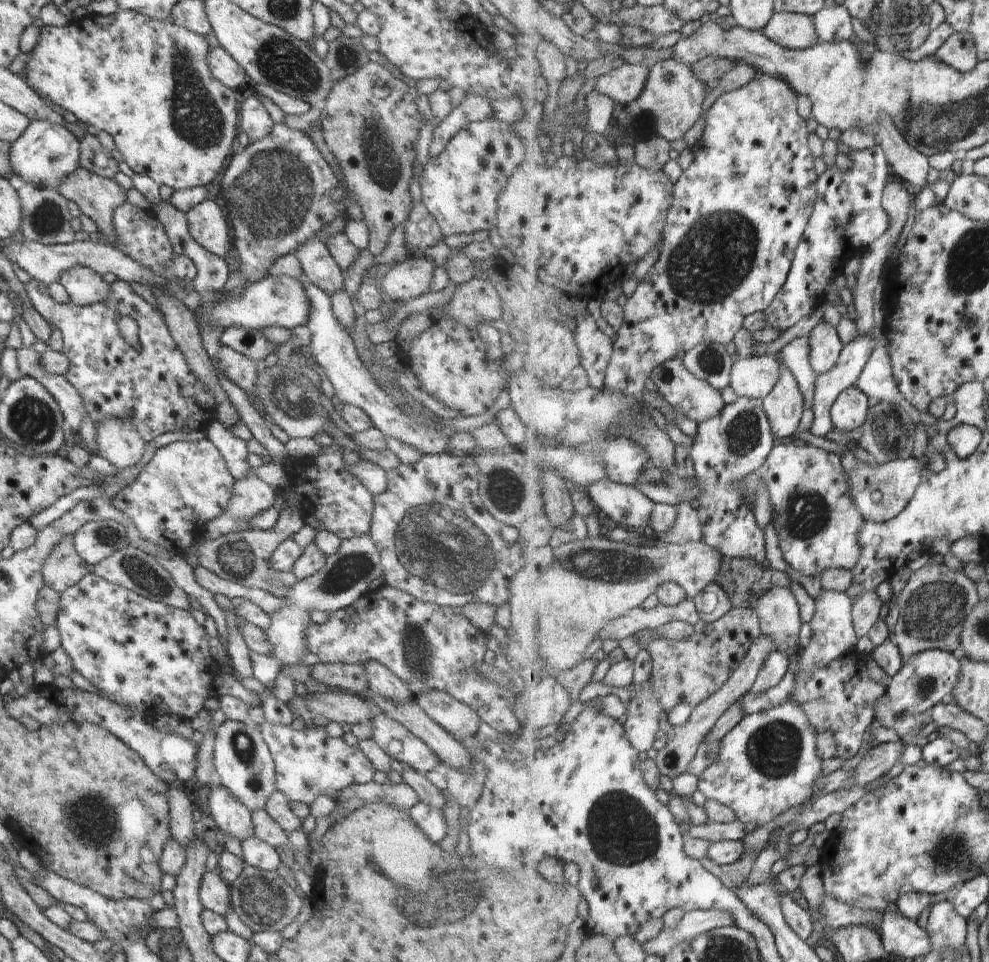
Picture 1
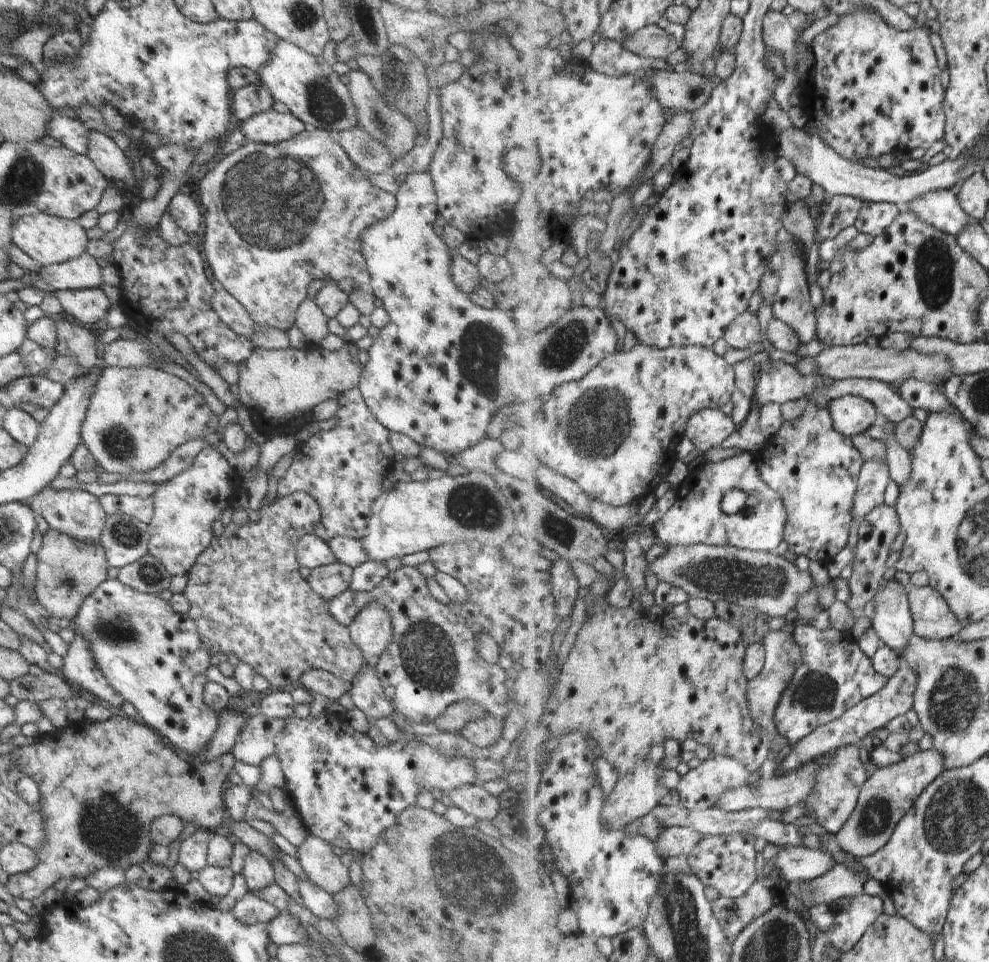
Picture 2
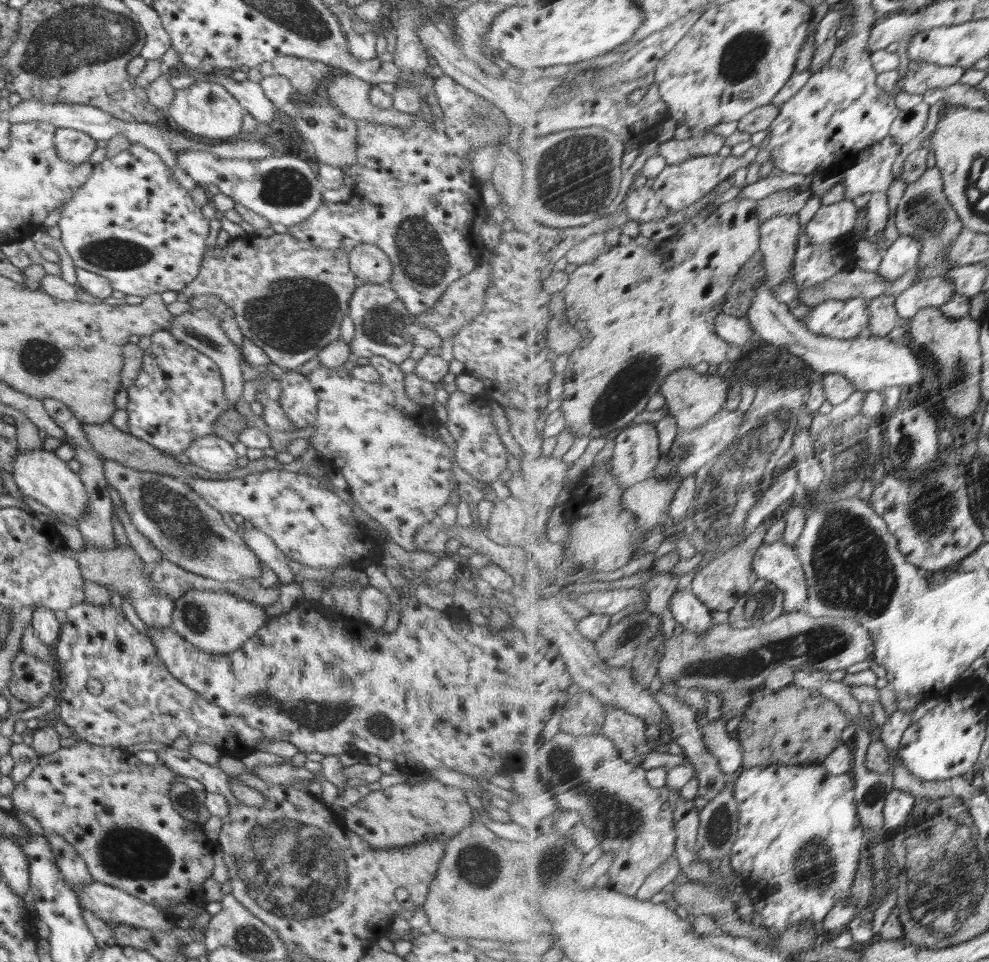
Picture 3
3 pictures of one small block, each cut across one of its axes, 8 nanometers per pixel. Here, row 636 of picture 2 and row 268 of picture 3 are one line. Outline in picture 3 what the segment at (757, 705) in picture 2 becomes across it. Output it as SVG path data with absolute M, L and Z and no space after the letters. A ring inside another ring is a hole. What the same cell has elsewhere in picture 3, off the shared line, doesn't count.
M779 215L763 223L761 250L766 256L767 284L778 290L795 278L796 254L801 241L800 216Z

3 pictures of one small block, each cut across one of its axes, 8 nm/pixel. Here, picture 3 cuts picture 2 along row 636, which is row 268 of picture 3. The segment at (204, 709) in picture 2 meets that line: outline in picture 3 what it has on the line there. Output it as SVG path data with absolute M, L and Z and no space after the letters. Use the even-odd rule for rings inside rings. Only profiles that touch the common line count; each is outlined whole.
M131 144L124 152L118 152L116 156L104 159L102 162L94 165L92 175L88 178L88 181L76 190L76 193L72 196L72 201L64 205L61 212L62 218L57 224L62 232L60 240L73 260L74 266L103 276L109 280L113 290L119 290L122 294L128 296L147 297L156 293L166 292L166 290L182 291L187 284L190 284L198 276L202 259L204 259L204 254L207 250L205 242L208 235L211 234L209 231L209 220L203 216L201 209L195 206L187 190L182 188L175 180L173 170L156 153L142 149L136 144Z

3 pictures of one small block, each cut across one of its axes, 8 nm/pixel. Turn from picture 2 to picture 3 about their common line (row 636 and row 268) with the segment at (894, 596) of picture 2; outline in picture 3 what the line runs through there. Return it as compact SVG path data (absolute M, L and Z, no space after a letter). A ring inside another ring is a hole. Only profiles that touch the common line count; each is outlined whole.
M902 235L892 248L885 252L879 273L893 283L920 264L921 255L922 242L912 236Z

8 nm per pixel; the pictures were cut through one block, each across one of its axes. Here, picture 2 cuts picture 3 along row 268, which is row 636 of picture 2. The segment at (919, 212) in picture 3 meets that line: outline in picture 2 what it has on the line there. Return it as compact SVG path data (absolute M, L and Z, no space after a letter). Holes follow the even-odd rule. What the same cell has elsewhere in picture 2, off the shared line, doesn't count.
M910 584L907 587L911 600L912 614L915 618L915 634L927 639L936 639L939 641L954 638L964 626L959 623L956 613L950 608L950 603L944 598L940 591L928 585L919 587Z

